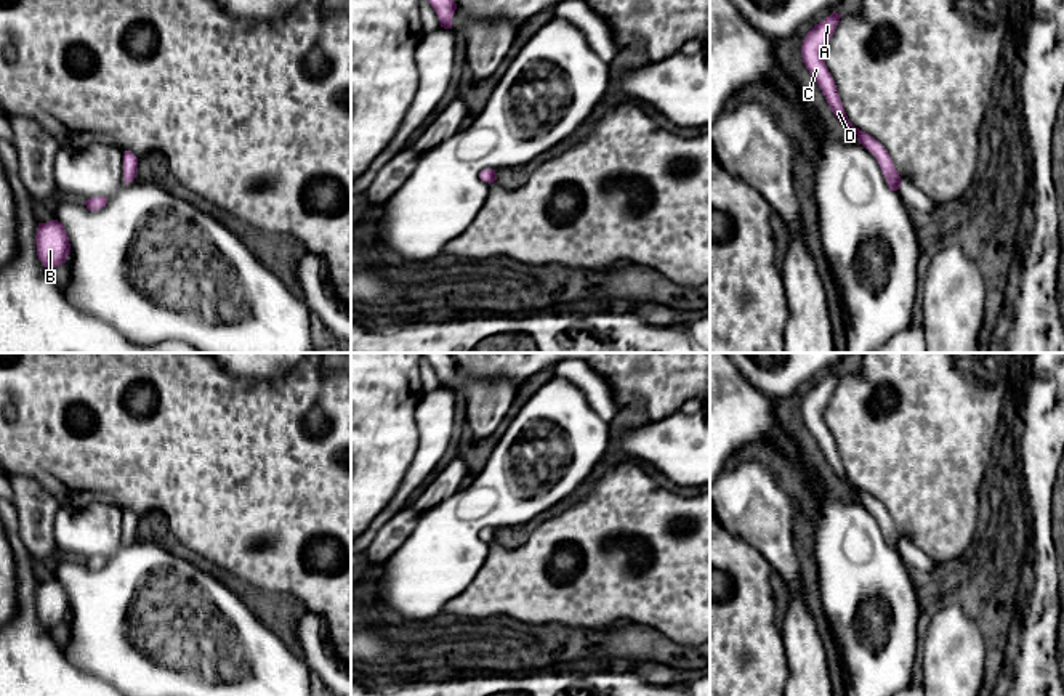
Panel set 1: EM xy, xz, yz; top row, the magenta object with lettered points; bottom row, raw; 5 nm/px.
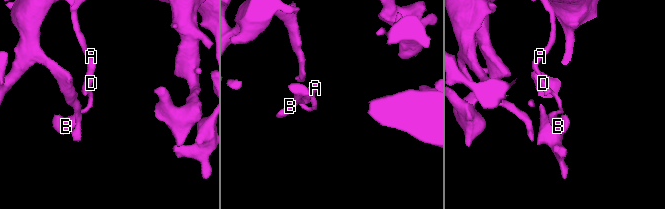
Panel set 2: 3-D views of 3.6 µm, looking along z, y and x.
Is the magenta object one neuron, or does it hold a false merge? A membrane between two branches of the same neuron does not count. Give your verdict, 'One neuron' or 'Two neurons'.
One neuron

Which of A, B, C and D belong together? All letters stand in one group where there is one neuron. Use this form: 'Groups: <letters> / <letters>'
Groups: A B C D

